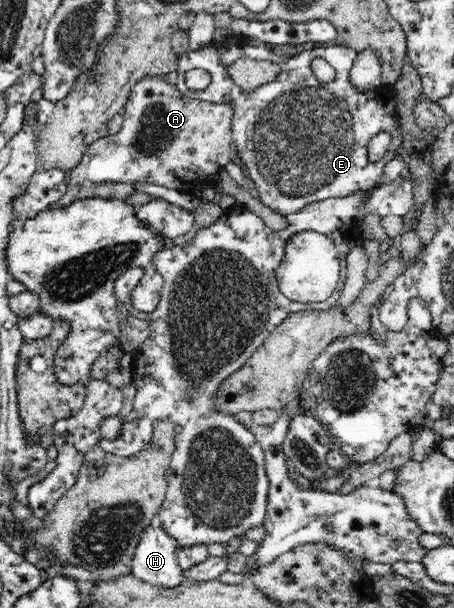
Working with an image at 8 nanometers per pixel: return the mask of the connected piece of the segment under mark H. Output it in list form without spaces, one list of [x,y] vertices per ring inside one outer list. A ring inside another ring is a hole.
[[[153,522],[141,536],[130,574],[163,589],[176,588],[184,583],[177,548],[176,543],[162,530],[162,525]]]

